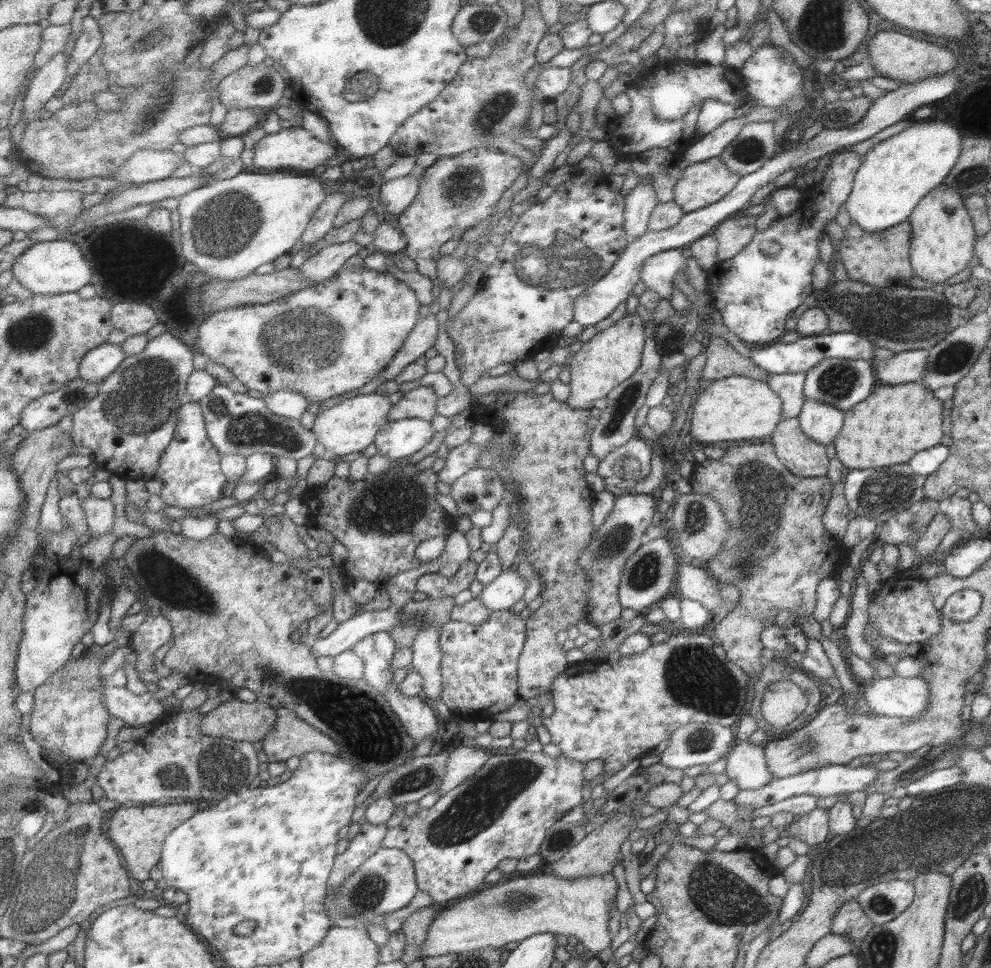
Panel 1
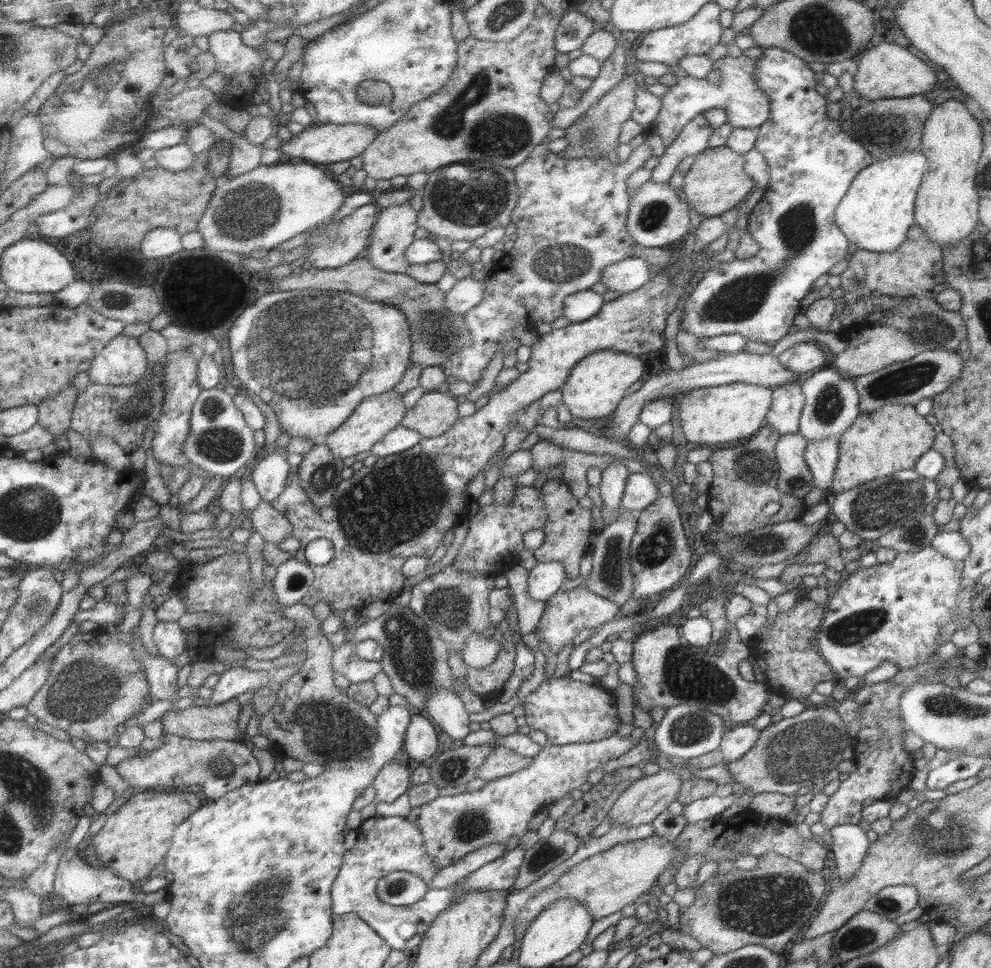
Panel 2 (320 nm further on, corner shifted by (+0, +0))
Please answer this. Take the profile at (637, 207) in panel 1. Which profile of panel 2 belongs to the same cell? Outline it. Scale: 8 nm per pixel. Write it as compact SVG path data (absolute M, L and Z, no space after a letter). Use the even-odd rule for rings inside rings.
M702 113L695 115L666 147L665 152L659 157L659 163L651 170L650 179L658 183L668 181L675 167L685 157L695 157L705 150L711 132L712 128Z

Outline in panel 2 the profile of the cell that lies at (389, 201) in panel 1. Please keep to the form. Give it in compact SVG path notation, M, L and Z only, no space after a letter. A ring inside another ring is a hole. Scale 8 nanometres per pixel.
M408 202L397 206L383 208L375 219L371 234L368 236L368 246L364 251L364 256L371 266L385 273L403 274L409 269L409 262L405 260L405 248L413 242L413 232L417 228L417 212L415 212Z

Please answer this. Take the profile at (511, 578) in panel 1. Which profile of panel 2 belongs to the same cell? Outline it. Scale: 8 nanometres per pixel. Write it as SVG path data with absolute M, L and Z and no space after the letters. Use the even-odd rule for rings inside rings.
M559 561L540 562L528 571L527 594L538 602L545 602L558 591L567 578Z

